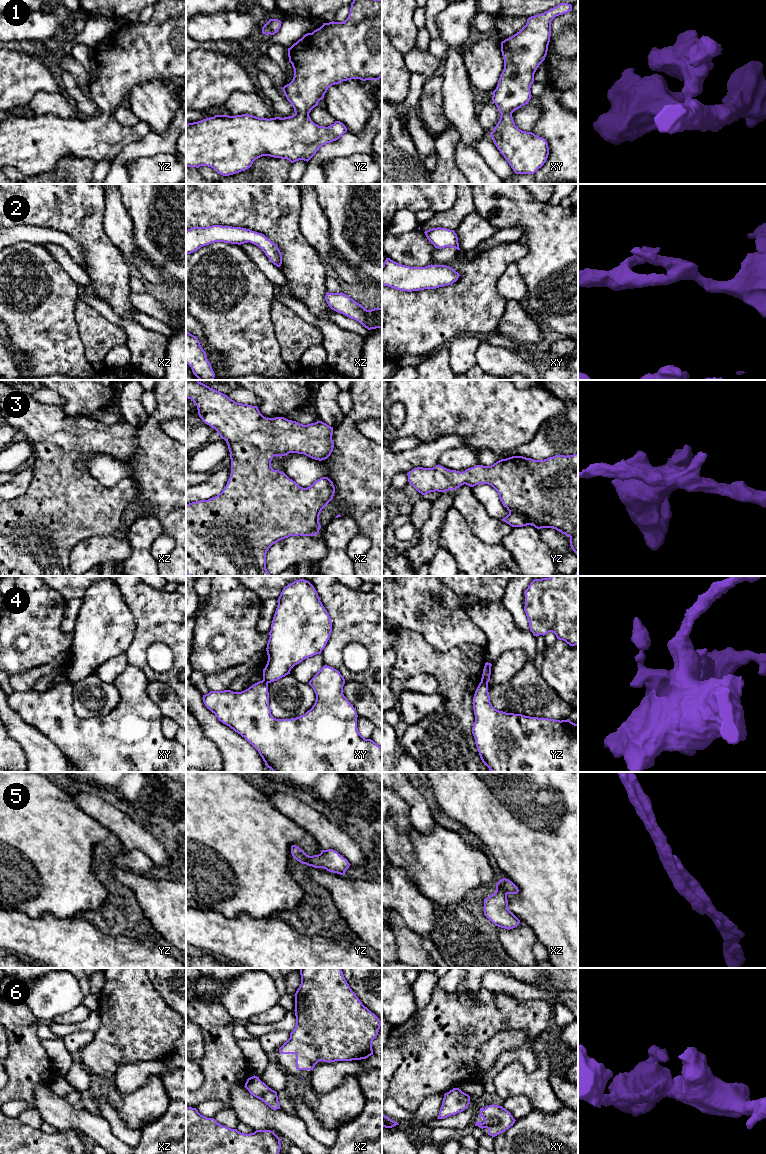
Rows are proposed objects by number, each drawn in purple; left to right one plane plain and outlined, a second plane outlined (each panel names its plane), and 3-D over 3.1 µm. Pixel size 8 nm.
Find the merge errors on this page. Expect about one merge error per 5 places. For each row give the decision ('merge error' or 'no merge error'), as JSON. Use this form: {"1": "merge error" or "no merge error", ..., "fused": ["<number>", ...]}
{"1": "no merge error", "2": "no merge error", "3": "no merge error", "4": "merge error", "5": "no merge error", "6": "no merge error", "fused": ["4"]}

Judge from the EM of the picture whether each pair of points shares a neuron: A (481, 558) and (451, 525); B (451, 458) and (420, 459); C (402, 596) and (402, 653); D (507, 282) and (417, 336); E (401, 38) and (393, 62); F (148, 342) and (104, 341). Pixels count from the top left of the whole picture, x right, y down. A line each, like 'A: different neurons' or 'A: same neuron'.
A: same neuron
B: different neurons
C: different neurons
D: different neurons
E: different neurons
F: different neurons

